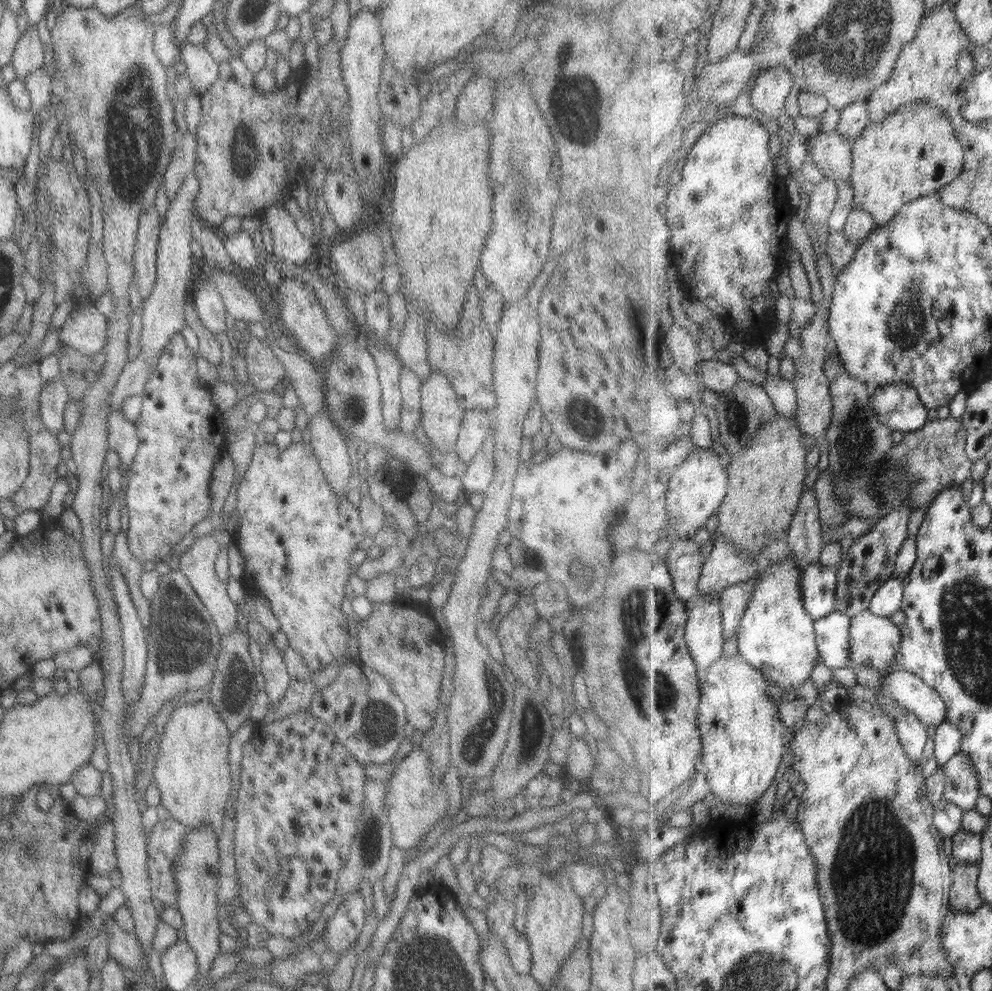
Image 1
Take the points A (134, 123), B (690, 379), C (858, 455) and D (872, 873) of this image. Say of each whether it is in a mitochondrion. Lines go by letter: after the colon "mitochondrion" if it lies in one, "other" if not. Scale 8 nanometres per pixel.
A: mitochondrion
B: other
C: mitochondrion
D: mitochondrion

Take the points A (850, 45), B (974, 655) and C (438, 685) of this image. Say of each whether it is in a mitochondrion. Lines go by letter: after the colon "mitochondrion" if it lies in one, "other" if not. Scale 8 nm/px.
A: mitochondrion
B: mitochondrion
C: other

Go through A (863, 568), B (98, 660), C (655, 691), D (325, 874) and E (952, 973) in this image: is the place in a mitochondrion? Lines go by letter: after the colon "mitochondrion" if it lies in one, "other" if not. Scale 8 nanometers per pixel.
A: other
B: other
C: mitochondrion
D: other
E: other

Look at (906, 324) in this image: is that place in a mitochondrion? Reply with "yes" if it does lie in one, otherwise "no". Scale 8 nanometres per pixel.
yes

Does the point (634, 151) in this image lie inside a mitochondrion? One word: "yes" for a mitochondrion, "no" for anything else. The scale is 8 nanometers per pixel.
no

